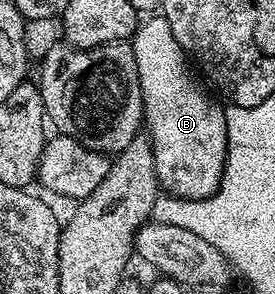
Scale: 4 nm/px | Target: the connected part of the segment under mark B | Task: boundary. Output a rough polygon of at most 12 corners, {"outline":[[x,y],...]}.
{"outline":[[165,17],[132,36],[161,190],[210,198],[230,141]]}

